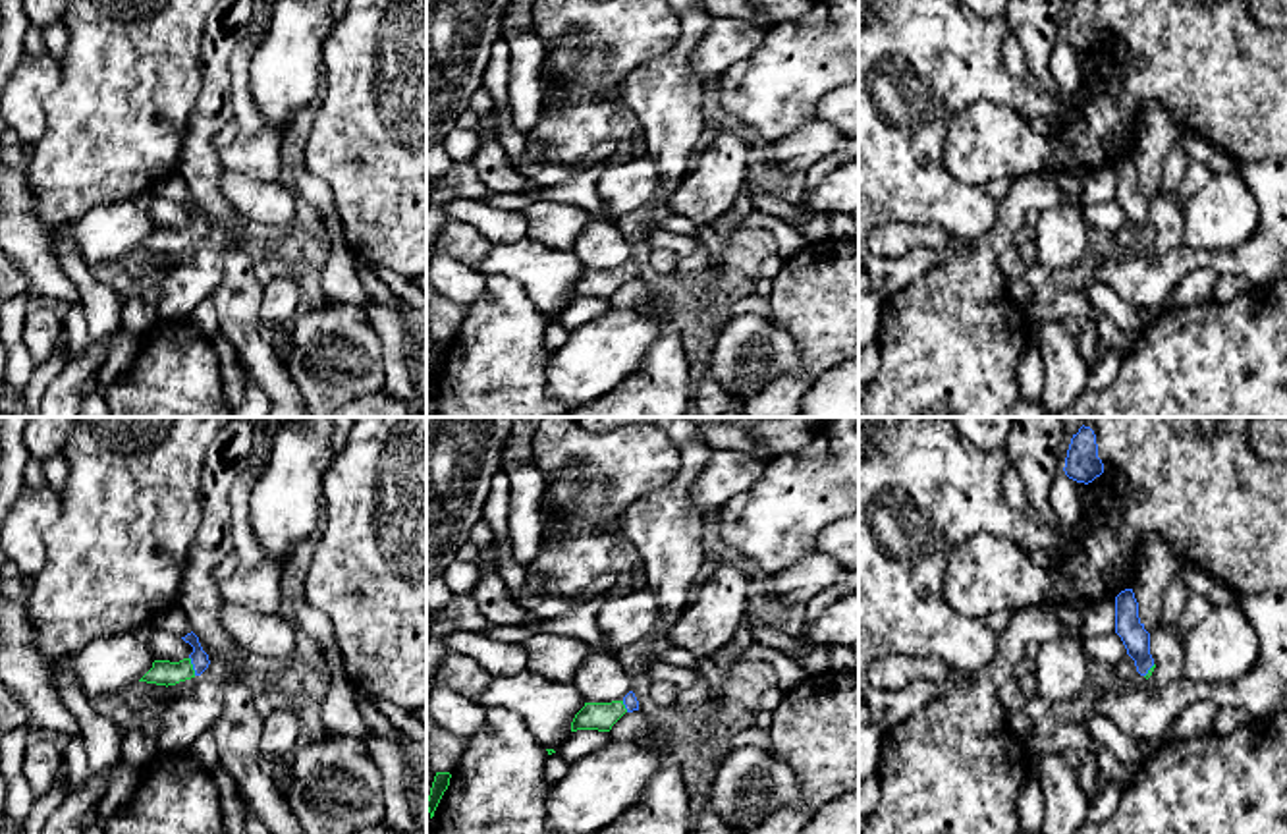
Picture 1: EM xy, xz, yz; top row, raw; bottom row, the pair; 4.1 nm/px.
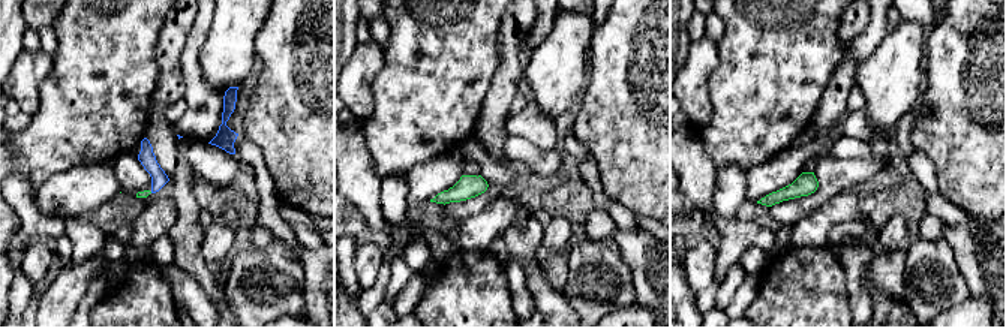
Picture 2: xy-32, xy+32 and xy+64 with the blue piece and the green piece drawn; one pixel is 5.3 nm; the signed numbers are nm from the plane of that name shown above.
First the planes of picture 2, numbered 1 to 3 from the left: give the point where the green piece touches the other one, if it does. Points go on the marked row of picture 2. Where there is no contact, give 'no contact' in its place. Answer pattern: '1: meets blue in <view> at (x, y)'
1: no contact
2: no contact
3: no contact

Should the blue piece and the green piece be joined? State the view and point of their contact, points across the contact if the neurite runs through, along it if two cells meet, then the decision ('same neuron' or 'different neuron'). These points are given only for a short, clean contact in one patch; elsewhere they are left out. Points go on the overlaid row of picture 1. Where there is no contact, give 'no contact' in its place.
contact xy (193, 667); way xy (199, 659), (193, 667), (163, 672); same neuron

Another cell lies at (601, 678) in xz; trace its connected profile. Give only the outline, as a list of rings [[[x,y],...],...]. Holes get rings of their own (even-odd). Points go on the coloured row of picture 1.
[[[590,647],[571,683],[585,703],[623,701],[631,691],[631,676],[619,660]]]

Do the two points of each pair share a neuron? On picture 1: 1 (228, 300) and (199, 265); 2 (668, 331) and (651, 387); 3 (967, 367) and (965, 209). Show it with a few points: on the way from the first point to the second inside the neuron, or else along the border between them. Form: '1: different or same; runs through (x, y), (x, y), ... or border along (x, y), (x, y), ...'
1: different; border along (222, 251), (222, 282), (209, 296)
2: same; runs through (668, 344), (664, 373)
3: different; border along (998, 213), (992, 226), (969, 246), (925, 222)

